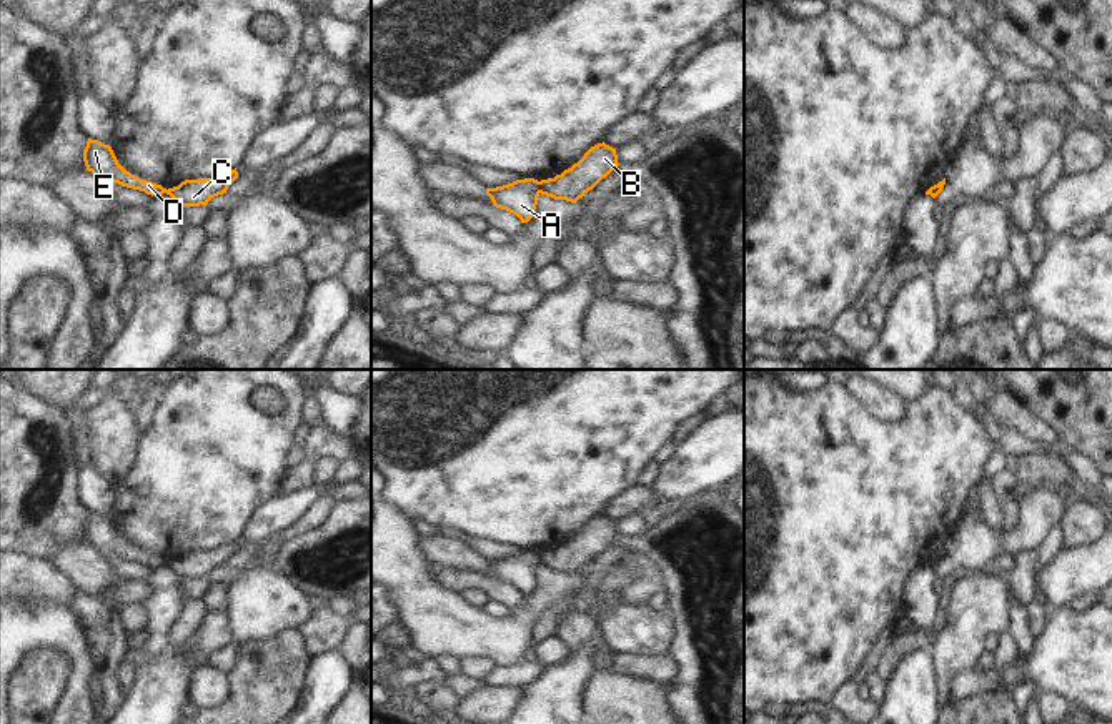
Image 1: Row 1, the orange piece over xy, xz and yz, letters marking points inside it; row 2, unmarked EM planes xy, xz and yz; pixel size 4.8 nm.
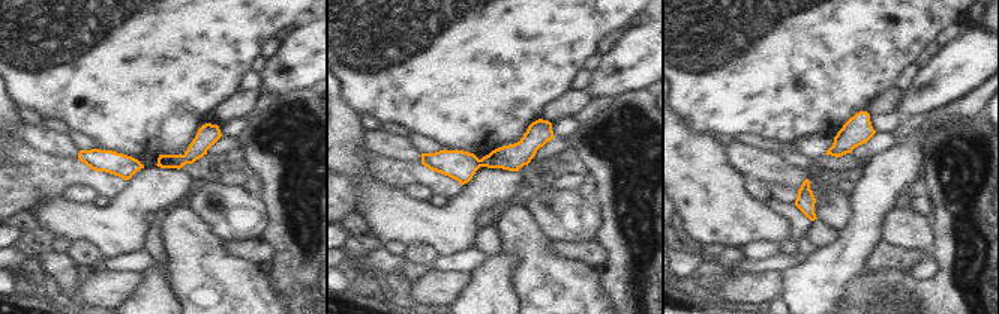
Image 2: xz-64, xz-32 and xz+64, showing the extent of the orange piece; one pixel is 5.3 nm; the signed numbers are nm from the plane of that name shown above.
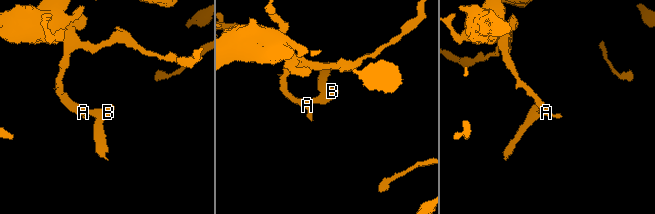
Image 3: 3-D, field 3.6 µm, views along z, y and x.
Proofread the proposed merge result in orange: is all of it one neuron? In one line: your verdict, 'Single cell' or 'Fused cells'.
Fused cells

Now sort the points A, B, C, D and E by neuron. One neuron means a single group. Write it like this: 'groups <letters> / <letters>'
groups A D E / B C

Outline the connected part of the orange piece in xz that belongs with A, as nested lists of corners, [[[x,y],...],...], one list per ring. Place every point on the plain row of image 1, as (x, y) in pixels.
[[[534,551],[516,553],[513,556],[486,561],[496,581],[516,588],[521,596],[528,596],[536,583],[538,569],[541,566],[539,554]]]

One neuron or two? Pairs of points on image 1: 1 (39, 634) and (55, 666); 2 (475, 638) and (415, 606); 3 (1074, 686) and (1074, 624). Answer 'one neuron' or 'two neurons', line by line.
1: two neurons
2: one neuron
3: one neuron

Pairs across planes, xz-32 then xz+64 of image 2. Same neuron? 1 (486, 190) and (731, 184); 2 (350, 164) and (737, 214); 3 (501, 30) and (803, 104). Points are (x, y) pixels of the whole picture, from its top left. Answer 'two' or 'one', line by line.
1: one
2: one
3: one

